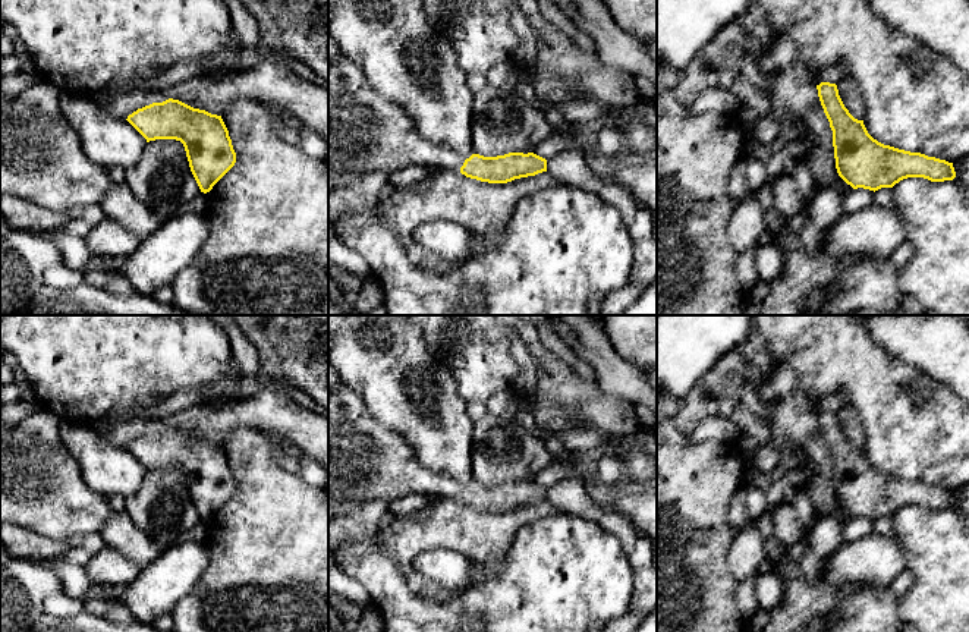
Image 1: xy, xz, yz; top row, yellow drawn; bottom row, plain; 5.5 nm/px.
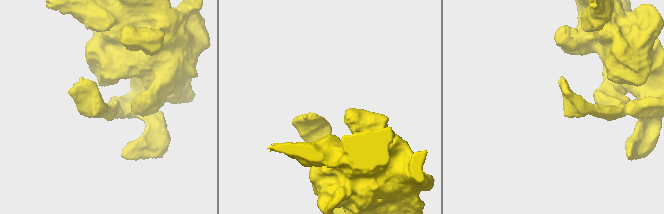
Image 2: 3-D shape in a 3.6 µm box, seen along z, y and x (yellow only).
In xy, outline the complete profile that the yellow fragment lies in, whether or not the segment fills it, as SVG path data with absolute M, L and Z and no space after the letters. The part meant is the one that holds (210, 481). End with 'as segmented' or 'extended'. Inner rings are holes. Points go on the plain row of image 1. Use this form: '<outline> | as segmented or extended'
M169 427L138 437L126 449L147 471L180 469L191 500L204 522L210 521L236 491L236 481L221 444Z | as segmented

